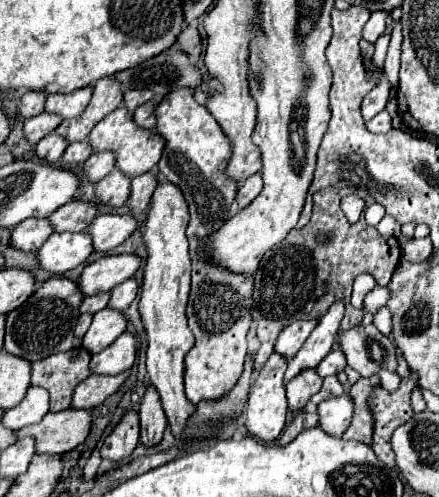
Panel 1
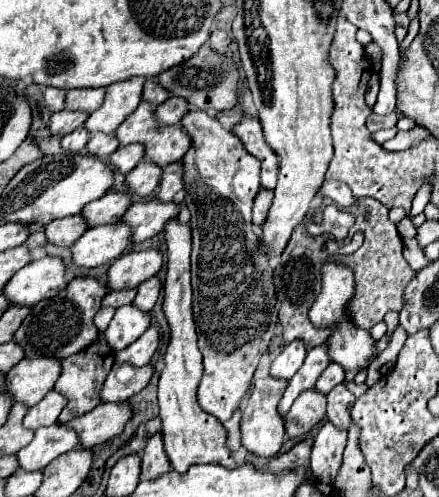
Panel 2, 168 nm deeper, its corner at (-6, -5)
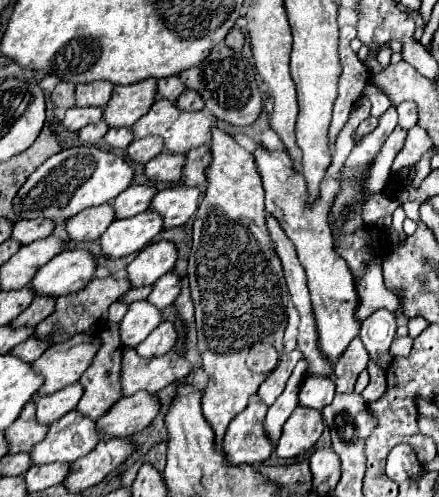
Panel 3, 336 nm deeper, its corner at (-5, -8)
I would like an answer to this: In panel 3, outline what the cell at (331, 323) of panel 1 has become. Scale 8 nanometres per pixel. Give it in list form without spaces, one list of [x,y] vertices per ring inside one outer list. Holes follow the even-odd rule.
[[[299,360],[291,378],[287,380],[287,386],[283,390],[283,394],[275,400],[273,406],[269,406],[267,418],[265,418],[265,430],[269,432],[269,438],[273,444],[277,444],[279,436],[281,436],[281,426],[285,424],[285,420],[291,416],[291,412],[295,410],[295,406],[299,404],[299,388],[307,376],[307,360]]]

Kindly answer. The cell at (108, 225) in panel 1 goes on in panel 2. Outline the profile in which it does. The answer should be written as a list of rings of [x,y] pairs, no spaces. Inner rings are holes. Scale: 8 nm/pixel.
[[[142,199],[126,211],[122,221],[132,227],[132,241],[138,243],[158,235],[170,219],[178,217],[178,213],[180,205],[174,201],[166,203],[160,199]]]

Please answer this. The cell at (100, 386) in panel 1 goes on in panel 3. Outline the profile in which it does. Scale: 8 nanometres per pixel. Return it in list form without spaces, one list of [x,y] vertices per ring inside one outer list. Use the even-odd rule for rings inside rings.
[[[125,348],[121,364],[121,392],[123,396],[131,396],[139,390],[159,392],[163,386],[185,378],[189,372],[191,364],[177,352],[143,360],[133,348]]]

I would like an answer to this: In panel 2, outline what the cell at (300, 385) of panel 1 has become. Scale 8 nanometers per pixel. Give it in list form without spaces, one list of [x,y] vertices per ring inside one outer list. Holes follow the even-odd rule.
[[[310,389],[300,393],[284,417],[288,437],[302,437],[326,417],[326,395]]]

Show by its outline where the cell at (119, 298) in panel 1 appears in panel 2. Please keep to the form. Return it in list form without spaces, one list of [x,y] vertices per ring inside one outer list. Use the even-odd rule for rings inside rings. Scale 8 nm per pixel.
[[[152,277],[148,281],[144,281],[140,287],[138,287],[138,295],[134,299],[134,305],[138,309],[144,309],[144,311],[150,311],[156,301],[158,301],[158,295],[160,295],[160,289],[162,289],[162,283],[158,277]]]

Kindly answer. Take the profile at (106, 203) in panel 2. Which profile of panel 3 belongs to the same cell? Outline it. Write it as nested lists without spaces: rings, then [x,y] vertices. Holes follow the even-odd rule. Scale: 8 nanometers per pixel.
[[[129,186],[127,190],[123,190],[115,200],[113,200],[113,212],[115,218],[131,218],[141,214],[143,210],[147,210],[151,196],[157,194],[155,186]]]

